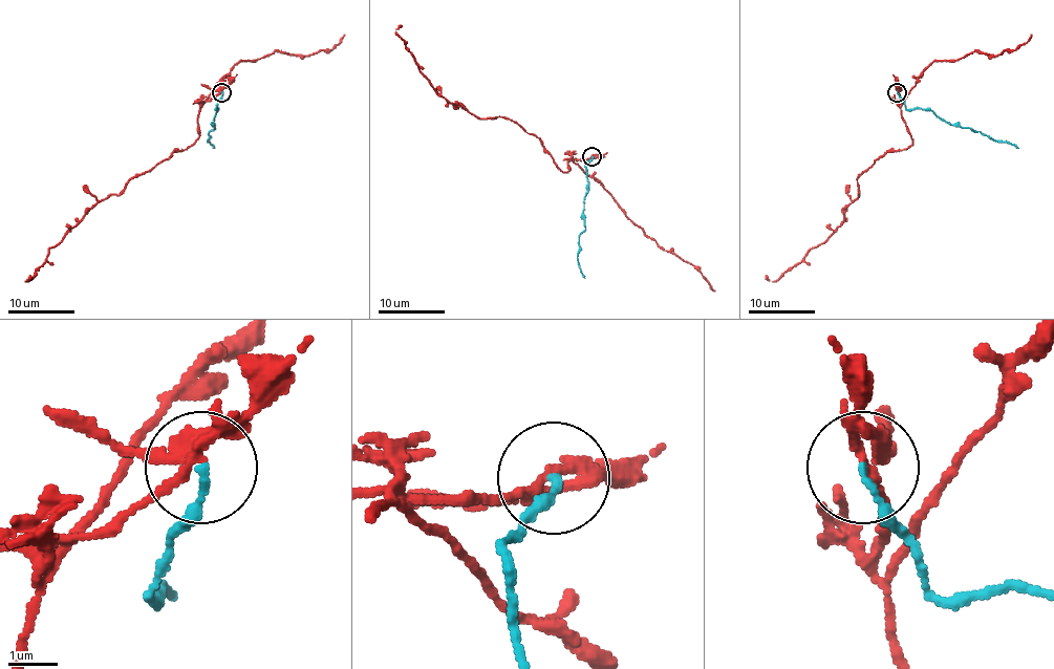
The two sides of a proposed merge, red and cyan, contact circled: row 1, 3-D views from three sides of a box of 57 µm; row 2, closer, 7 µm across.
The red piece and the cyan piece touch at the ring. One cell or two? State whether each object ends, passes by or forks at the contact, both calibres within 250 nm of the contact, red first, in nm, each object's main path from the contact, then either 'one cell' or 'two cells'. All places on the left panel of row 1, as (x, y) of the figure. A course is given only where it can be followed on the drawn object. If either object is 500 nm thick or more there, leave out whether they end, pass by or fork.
red forks | cyan ends | 180/140 nm | red via (221, 90), (199, 111), (199, 135), (187, 149), (109, 194), (49, 250), (29, 275) | cyan via (221, 92), (213, 121), (215, 127), (208, 132), (207, 141), (215, 148) | two cells

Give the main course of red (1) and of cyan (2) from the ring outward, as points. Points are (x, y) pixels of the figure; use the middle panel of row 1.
1: (592, 157), (569, 160), (563, 172), (515, 122), (479, 119), (450, 104), (420, 70), (400, 25)
2: (592, 157), (586, 167), (585, 231), (578, 237), (580, 249), (577, 256), (580, 273), (585, 277)

